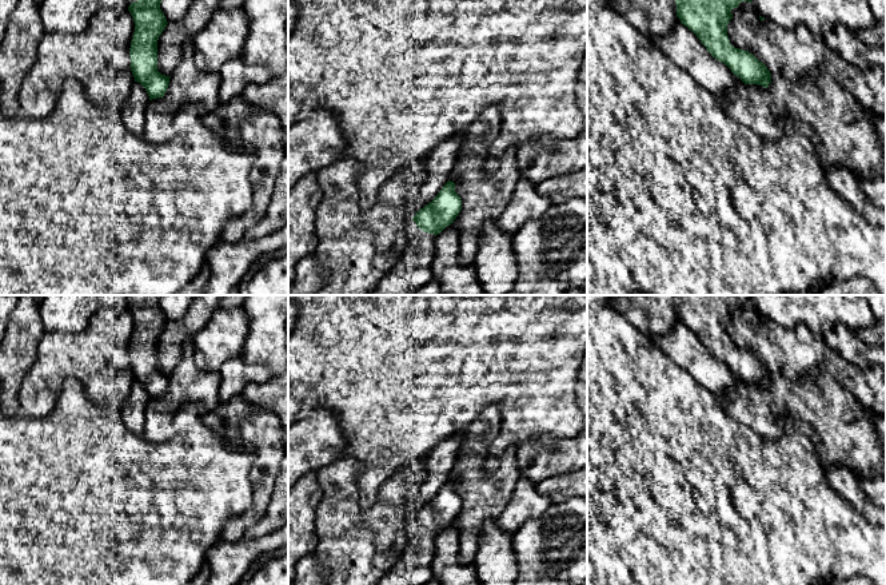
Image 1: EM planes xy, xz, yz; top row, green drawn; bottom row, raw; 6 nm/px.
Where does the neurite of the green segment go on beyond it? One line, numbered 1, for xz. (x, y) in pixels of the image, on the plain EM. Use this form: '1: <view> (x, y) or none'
1: xz (414, 566)

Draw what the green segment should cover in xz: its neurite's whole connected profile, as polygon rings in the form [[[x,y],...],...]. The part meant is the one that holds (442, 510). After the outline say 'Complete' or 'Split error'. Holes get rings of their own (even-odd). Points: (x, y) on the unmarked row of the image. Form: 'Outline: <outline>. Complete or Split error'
Outline: [[[448,479],[432,501],[407,524],[407,544],[396,565],[376,585],[426,585],[434,577],[435,538],[462,509],[455,482]]]. Split error

